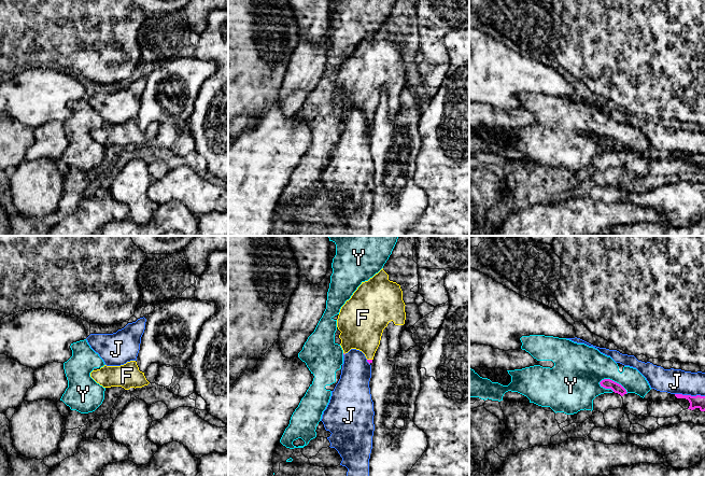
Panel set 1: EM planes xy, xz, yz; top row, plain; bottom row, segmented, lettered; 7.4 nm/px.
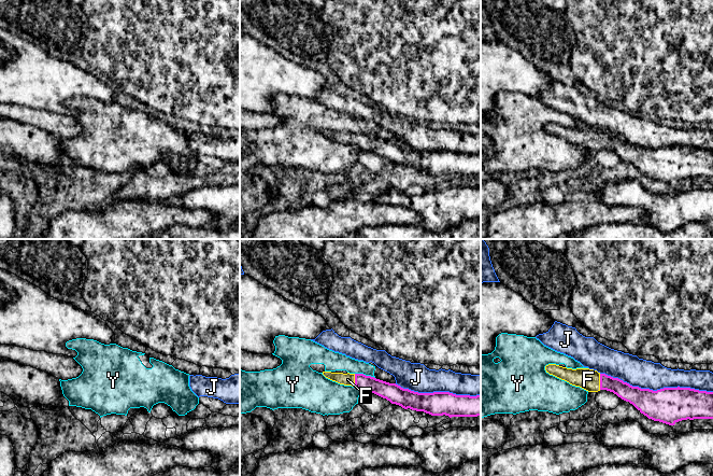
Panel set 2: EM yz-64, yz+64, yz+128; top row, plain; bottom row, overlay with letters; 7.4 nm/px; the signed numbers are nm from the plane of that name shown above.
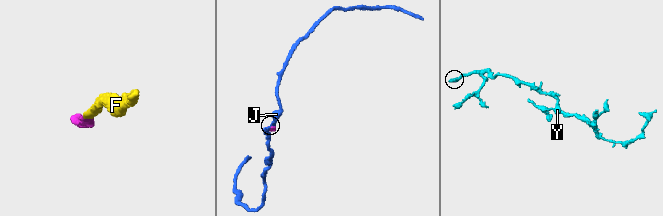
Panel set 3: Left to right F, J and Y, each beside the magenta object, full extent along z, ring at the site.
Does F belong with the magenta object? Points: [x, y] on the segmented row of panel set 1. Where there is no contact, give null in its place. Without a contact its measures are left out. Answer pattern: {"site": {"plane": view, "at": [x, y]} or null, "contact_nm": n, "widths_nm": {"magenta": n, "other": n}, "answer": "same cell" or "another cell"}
{"site": {"plane": "xz", "at": [369, 360]}, "contact_nm": 40, "widths_nm": {"magenta": 30, "other": 320}, "answer": "same cell"}

